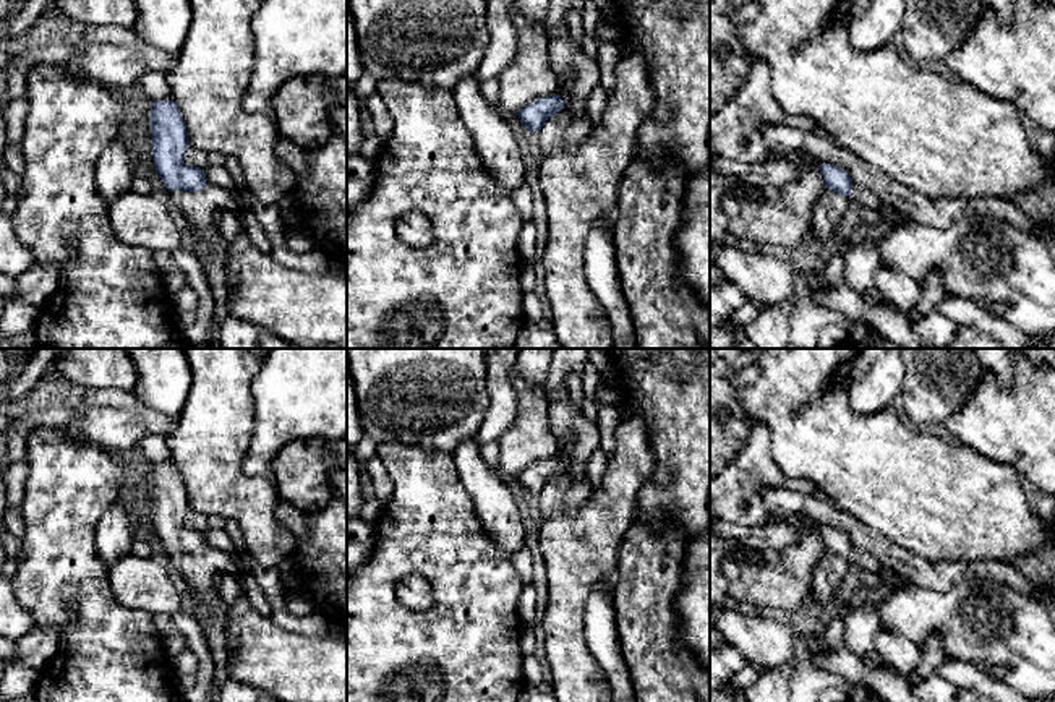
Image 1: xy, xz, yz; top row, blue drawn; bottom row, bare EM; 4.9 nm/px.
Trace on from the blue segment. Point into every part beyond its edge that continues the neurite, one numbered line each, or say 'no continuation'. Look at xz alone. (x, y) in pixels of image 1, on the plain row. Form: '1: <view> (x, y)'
no continuation

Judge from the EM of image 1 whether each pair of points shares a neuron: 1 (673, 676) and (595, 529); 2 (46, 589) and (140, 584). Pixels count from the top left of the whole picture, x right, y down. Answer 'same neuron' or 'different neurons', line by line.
1: different neurons
2: different neurons

